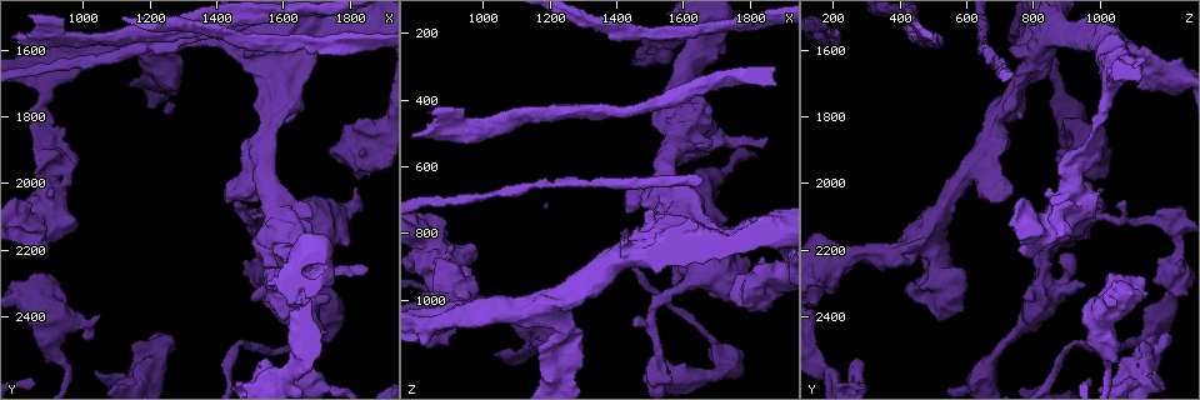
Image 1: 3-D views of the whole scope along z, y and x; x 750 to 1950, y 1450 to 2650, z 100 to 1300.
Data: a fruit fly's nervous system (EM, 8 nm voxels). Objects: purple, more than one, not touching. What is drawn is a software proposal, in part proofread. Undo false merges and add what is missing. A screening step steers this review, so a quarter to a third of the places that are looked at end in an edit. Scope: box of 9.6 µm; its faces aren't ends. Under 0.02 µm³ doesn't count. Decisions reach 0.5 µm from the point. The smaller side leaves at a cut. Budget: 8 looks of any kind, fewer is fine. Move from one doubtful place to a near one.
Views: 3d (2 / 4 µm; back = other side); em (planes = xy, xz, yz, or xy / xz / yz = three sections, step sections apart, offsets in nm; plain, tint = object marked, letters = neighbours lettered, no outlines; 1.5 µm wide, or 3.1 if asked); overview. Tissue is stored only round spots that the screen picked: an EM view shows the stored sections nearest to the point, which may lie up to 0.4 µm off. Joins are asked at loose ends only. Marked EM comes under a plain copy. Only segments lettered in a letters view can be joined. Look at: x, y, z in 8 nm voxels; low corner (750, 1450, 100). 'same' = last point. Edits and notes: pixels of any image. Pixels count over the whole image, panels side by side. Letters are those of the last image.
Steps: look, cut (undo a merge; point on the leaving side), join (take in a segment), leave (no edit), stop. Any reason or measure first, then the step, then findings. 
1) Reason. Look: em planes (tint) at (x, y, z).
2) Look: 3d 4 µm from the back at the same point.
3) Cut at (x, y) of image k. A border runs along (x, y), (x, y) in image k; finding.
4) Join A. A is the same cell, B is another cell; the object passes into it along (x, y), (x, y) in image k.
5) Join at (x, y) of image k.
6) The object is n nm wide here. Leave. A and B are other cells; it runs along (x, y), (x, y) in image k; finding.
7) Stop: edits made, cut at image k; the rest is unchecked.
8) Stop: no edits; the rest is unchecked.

Branch stops here. Look: 3d 4 µm at (1460, 2050, 1090).

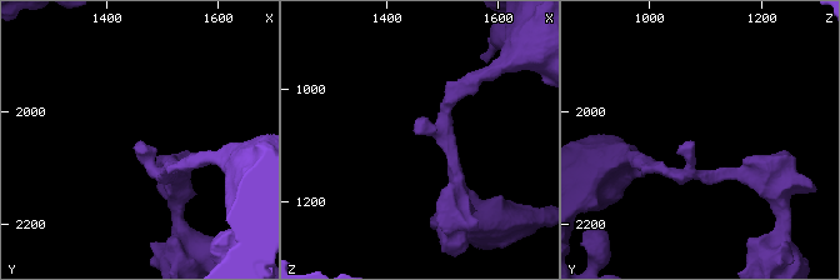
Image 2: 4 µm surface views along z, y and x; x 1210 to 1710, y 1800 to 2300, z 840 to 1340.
Look: em xz step 8 (letters) at (1450, 2055, 1085).

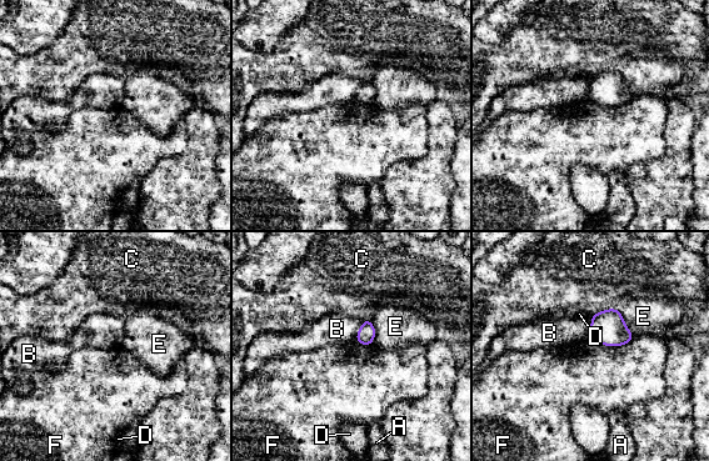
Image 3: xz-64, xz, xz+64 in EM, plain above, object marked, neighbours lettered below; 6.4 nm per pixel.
The longest contact is with F, 300 nm. Leave. A, B, C, D, E and F are other cells; a border runs along (588, 337), (612, 346), (634, 339) in image 3; none of them fits.

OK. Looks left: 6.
Thick turns thin. Look: 3d 2 µm from the back at (1610, 2570, 180).

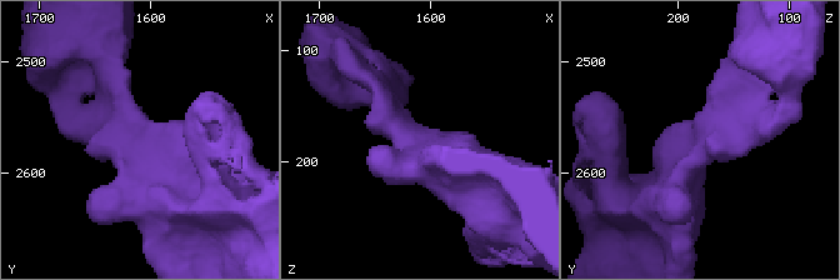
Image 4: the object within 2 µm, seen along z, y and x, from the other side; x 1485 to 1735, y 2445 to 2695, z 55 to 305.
Look: em xy step 8 (tint) at (1610, 2562, 172).

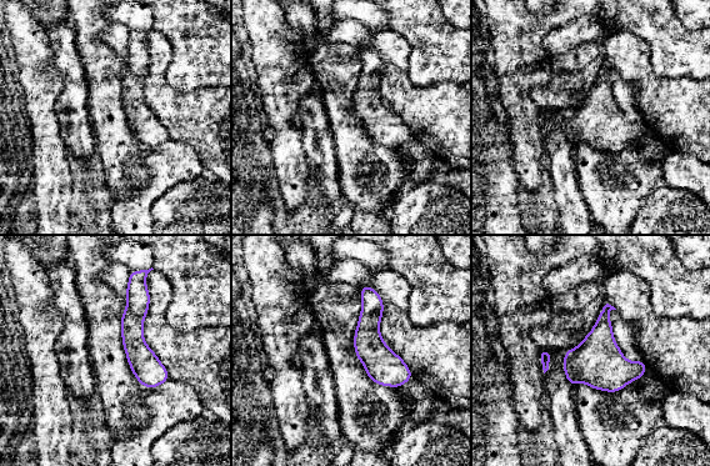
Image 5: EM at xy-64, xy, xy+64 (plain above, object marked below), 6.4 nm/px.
Look: em planes (letters) at the same point.

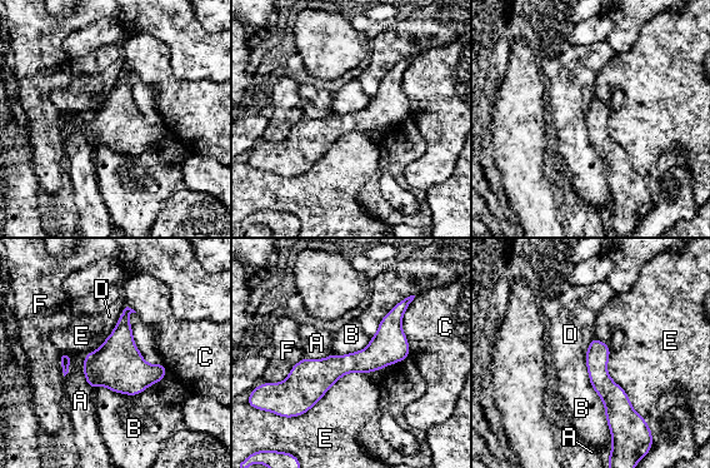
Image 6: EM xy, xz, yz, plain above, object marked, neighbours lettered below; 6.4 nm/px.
Leave. A, B, C, D, E and F are other cells; it runs along (403, 307), (363, 362), (284, 387) in image 6; continuous, no second neuron.

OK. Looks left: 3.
An open end. Look: em planes (letters) at (1830, 1610, 190).

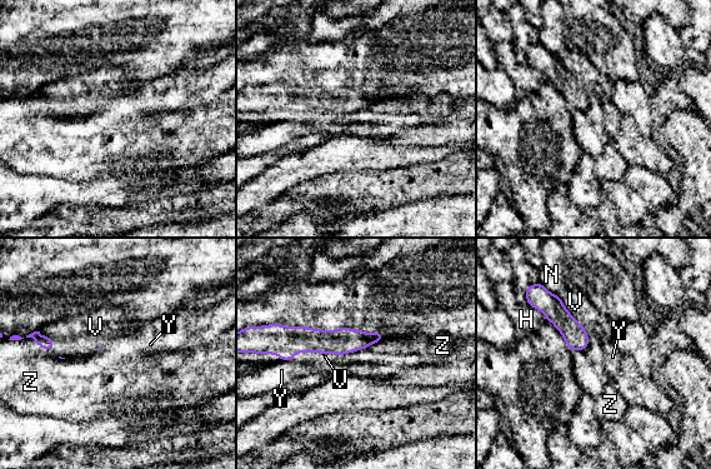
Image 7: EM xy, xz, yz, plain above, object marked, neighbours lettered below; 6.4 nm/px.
Leave. H, N, V, Y and Z are other cells; a border runs along (587, 348), (571, 352) in image 7; none of them fits.

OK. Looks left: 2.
Stop: no edits; the rest is unchecked.

